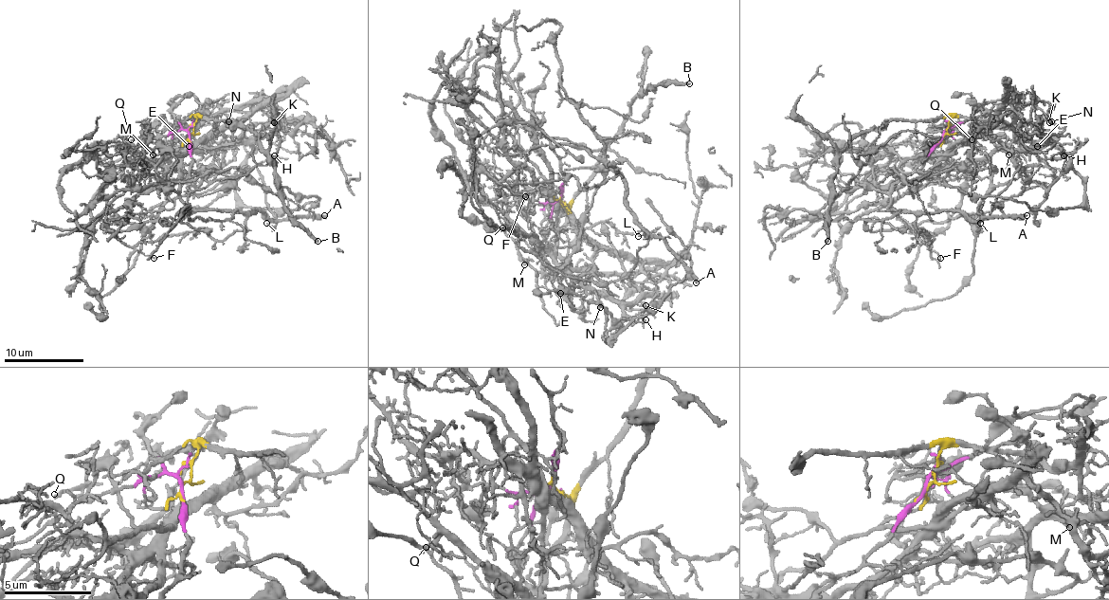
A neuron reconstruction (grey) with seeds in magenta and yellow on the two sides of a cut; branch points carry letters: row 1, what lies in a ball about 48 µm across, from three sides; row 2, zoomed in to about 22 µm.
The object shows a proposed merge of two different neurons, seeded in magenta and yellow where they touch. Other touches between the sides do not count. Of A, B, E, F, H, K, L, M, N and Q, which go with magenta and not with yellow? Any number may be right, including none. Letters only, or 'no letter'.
A, F, L

